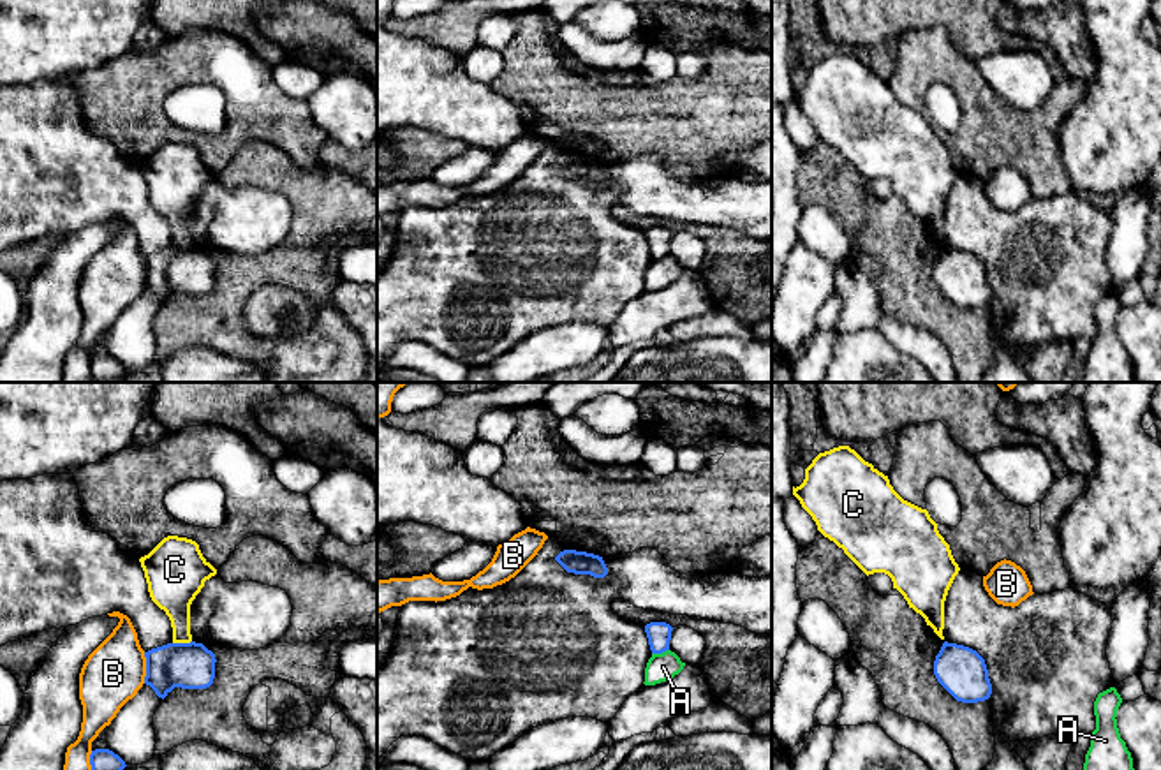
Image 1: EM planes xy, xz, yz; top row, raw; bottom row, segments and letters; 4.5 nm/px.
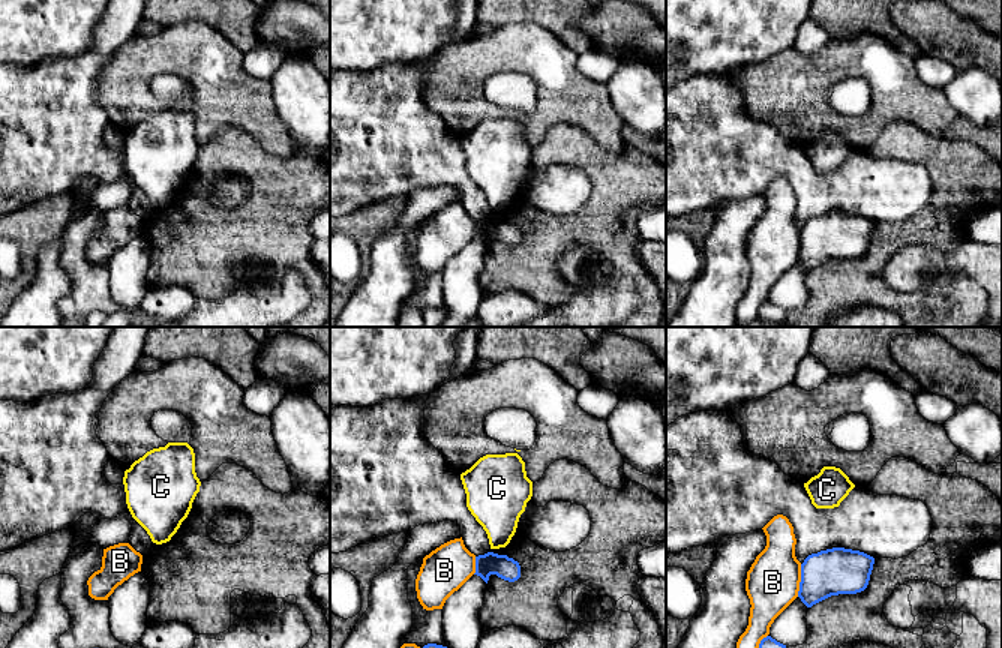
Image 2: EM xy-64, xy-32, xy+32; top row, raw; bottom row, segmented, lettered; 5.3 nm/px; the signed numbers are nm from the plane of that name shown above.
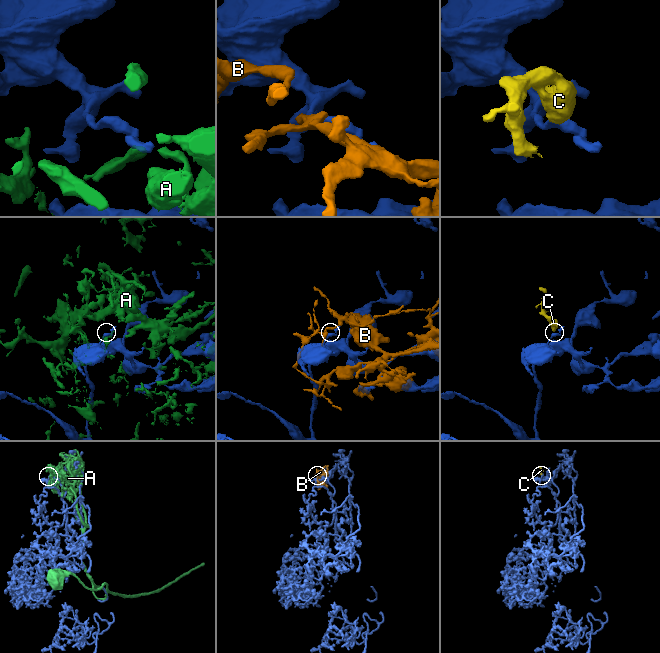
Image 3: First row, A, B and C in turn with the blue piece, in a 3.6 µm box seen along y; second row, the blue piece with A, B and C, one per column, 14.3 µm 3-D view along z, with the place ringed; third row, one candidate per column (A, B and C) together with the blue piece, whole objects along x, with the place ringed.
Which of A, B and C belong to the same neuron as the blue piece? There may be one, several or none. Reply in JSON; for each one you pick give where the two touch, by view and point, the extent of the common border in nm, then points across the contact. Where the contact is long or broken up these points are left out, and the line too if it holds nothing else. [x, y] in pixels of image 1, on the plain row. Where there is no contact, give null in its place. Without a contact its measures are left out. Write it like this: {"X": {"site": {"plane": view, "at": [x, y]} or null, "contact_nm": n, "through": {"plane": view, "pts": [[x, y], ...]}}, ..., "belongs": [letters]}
{"belongs": []}

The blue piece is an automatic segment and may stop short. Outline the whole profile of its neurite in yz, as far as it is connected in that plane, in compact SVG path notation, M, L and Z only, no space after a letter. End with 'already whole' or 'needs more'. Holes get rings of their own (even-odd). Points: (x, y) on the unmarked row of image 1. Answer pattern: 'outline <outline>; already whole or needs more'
outline M944 247L934 266L934 280L957 307L978 308L992 300L985 264L969 252Z; already whole

